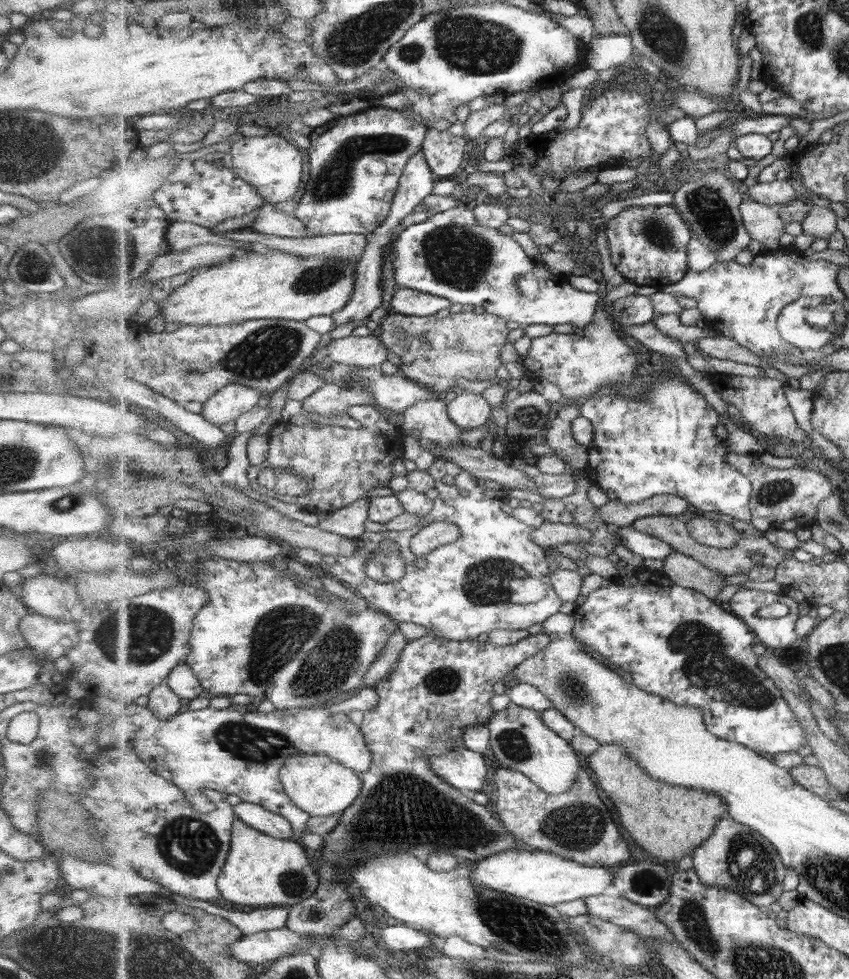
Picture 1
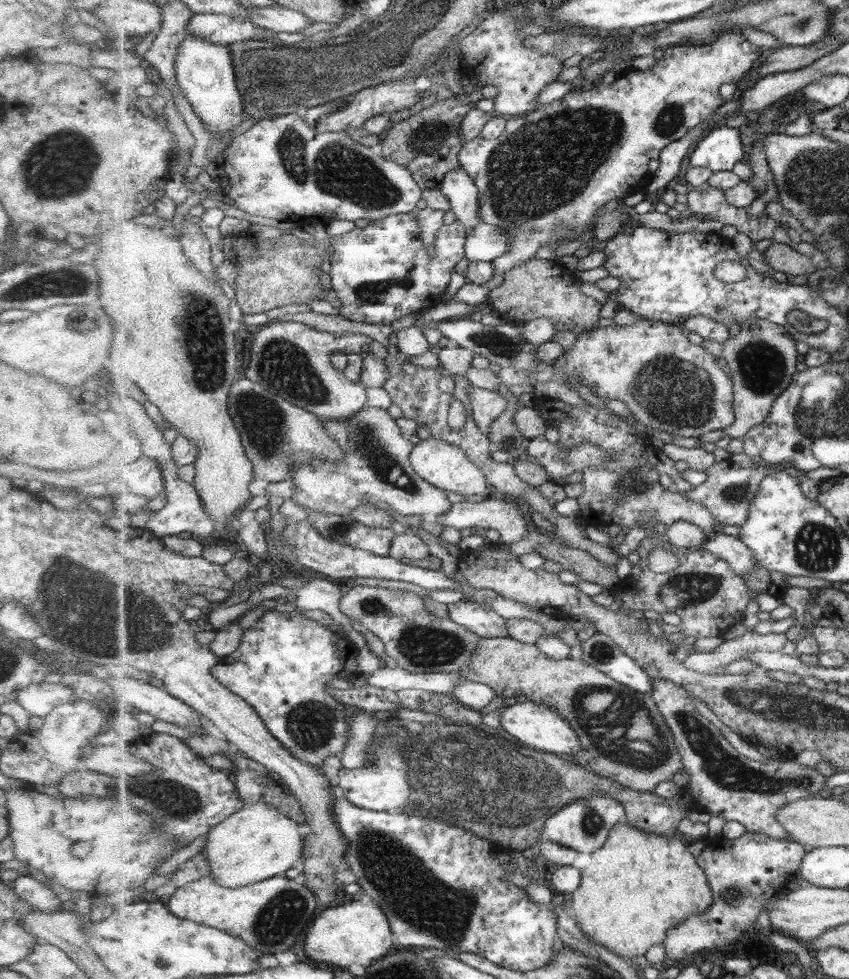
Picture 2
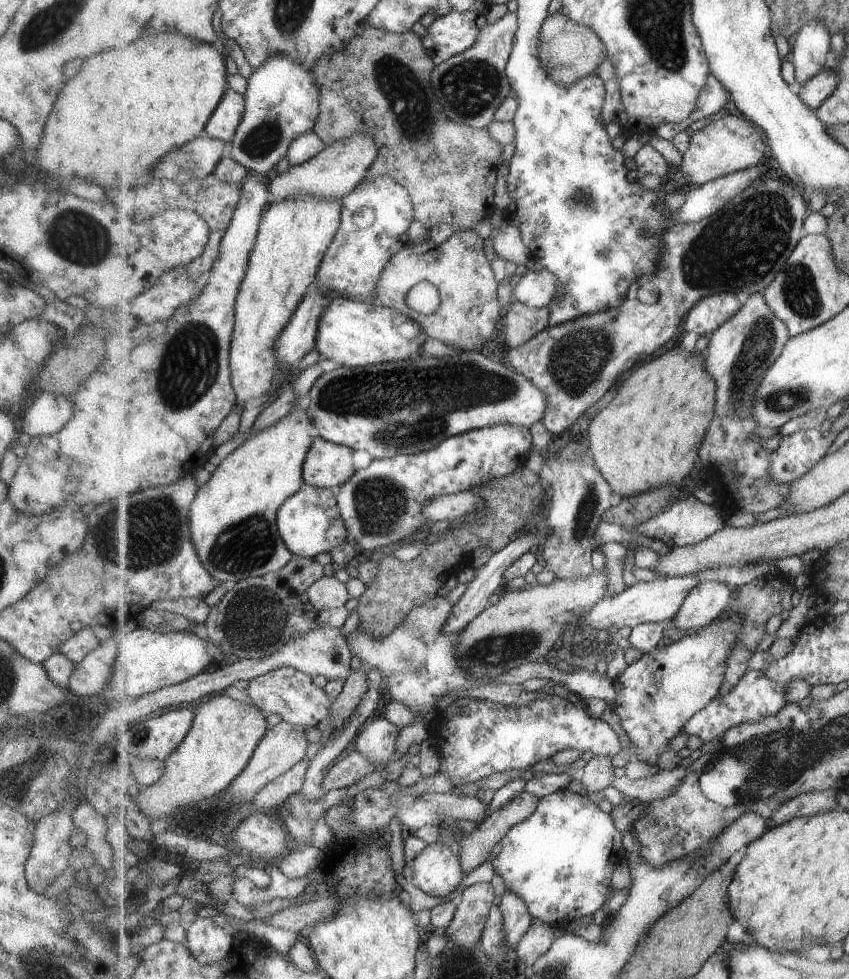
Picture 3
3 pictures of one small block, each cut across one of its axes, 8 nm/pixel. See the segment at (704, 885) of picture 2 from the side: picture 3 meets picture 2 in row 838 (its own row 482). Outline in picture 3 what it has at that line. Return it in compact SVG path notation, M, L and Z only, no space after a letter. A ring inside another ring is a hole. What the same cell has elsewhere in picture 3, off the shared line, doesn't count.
M676 344L659 358L634 370L617 390L615 398L590 422L586 437L597 468L604 474L617 498L660 489L669 484L686 484L700 457L707 429L713 422L718 388L707 372L702 356L691 356Z

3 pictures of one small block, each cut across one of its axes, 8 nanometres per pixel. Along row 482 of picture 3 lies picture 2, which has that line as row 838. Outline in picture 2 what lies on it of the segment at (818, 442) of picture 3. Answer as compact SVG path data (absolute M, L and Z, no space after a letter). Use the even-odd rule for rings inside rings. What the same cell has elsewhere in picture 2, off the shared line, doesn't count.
M664 678L653 679L653 694L651 697L658 704L669 728L676 738L676 750L681 753L684 760L684 769L691 775L689 784L683 789L694 798L695 810L706 812L711 817L722 817L726 821L735 820L741 823L747 831L765 833L778 839L791 839L786 828L778 821L777 812L787 803L794 800L806 799L807 797L821 797L830 794L825 787L827 776L823 776L815 767L803 767L796 761L771 760L766 763L751 760L737 752L721 734L721 730L701 716L695 708L694 700L690 693L683 687L677 686L672 680Z

